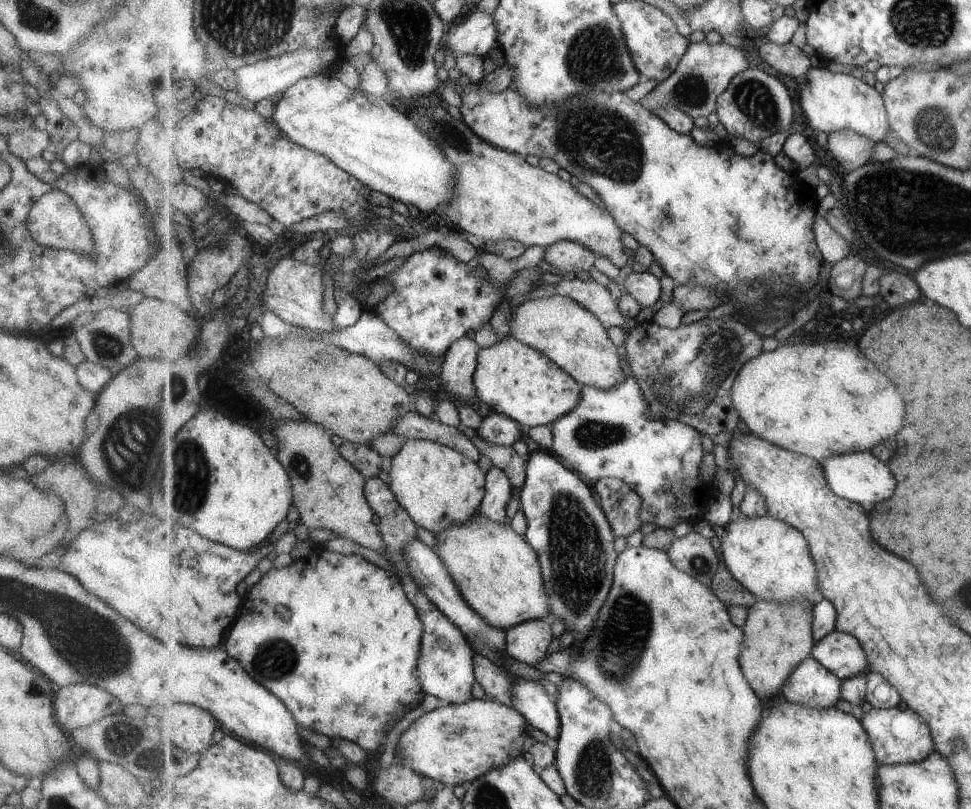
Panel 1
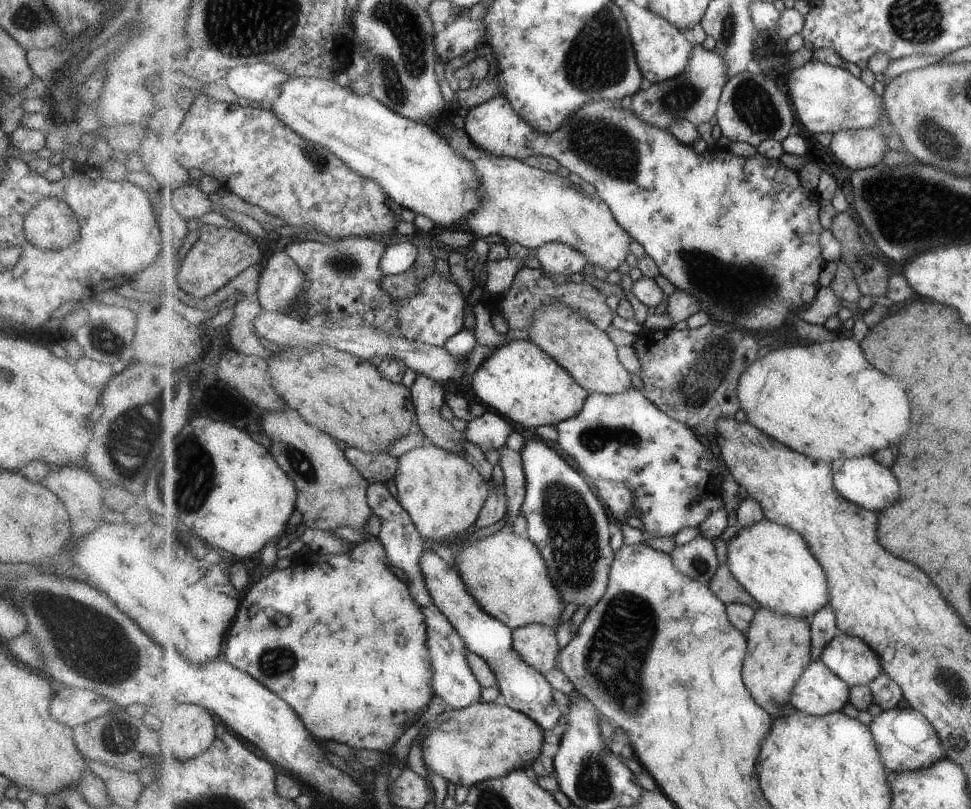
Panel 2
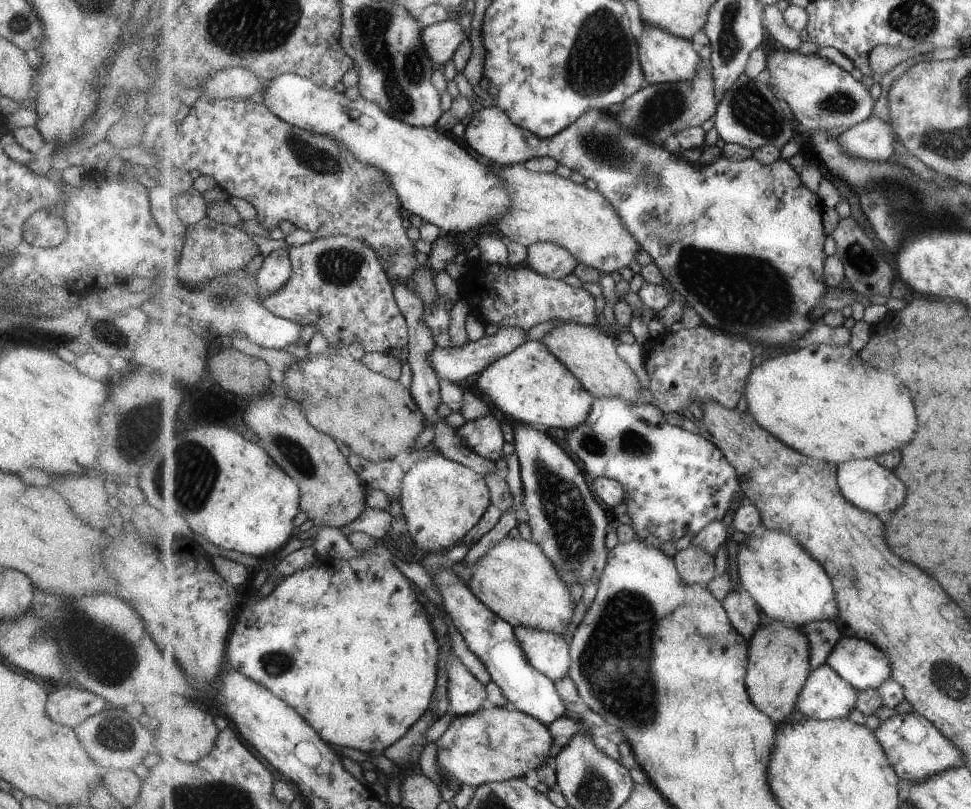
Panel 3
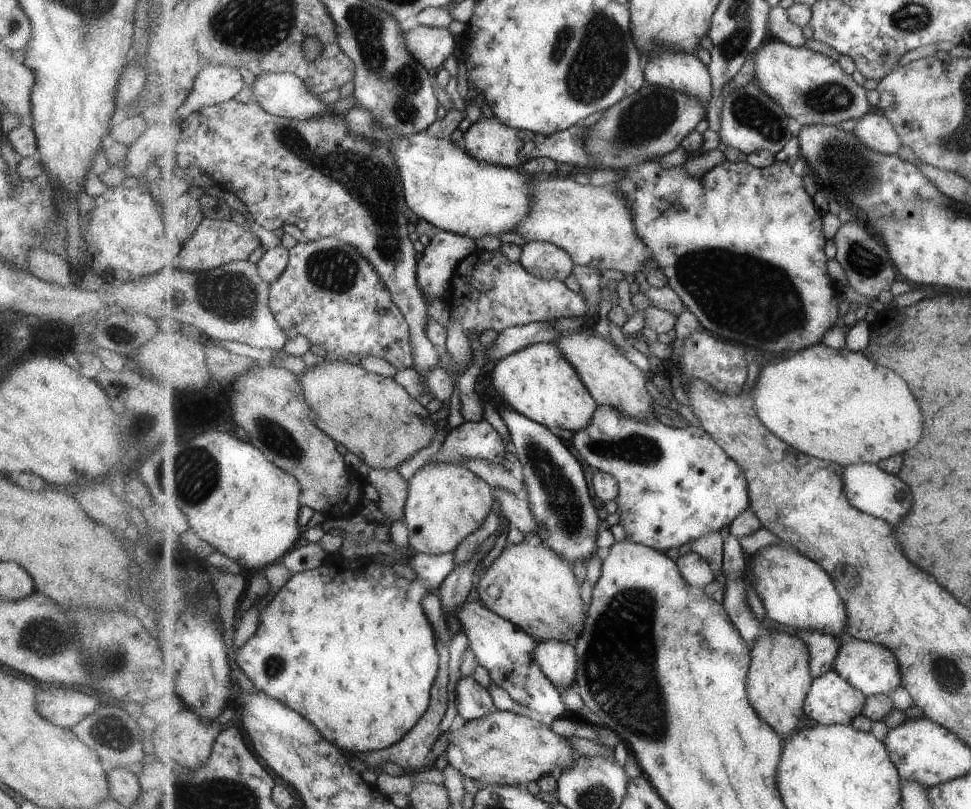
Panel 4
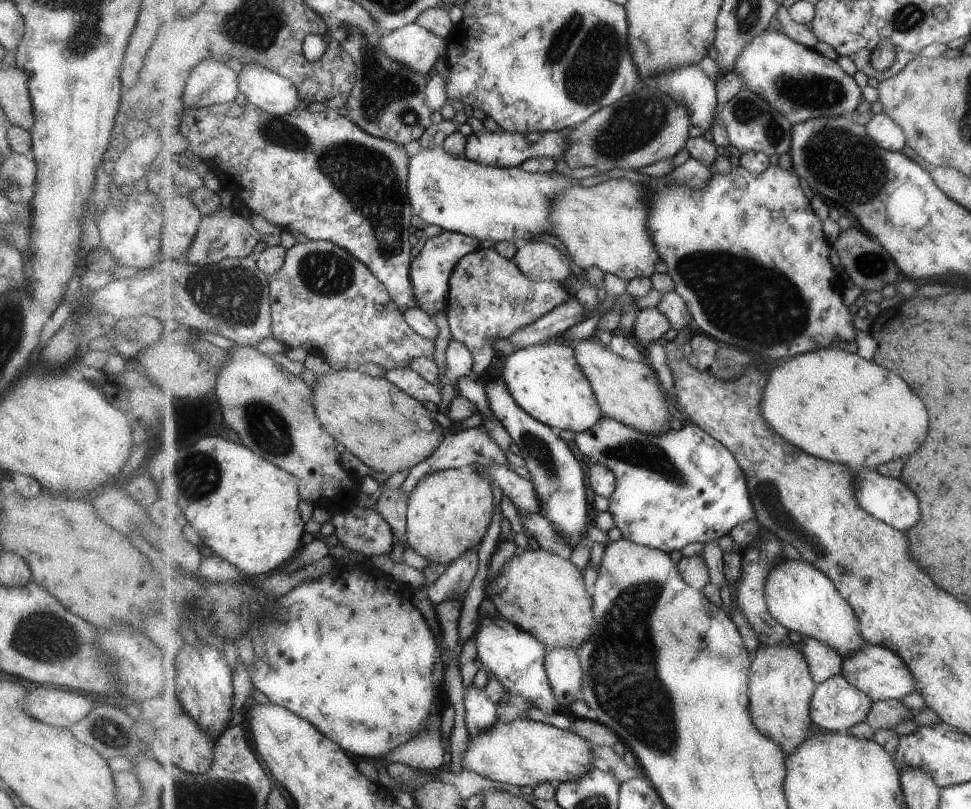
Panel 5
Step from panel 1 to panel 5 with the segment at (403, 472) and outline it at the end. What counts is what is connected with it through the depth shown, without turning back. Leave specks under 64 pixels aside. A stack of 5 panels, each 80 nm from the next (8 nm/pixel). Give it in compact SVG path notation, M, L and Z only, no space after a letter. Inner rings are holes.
M449 469L423 478L408 498L408 546L428 562L446 565L456 562L483 542L493 518L493 490L487 480L469 469Z

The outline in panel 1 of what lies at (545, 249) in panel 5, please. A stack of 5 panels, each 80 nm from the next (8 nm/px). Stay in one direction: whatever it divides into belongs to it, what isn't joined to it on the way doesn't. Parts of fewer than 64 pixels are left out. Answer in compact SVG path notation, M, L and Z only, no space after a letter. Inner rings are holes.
M565 240L547 247L545 261L563 272L580 273L591 270L597 254L585 248L581 242Z

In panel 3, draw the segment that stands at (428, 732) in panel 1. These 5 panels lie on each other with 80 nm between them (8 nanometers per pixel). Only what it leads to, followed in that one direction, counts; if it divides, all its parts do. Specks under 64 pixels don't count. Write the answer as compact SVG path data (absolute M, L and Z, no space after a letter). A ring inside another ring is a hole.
M487 705L483 706L479 712L467 717L454 717L447 730L435 744L439 771L442 774L451 774L460 784L469 784L476 788L484 784L502 783L523 777L534 779L537 771L544 767L551 758L553 734L549 732L546 724L523 711L514 710L510 706Z

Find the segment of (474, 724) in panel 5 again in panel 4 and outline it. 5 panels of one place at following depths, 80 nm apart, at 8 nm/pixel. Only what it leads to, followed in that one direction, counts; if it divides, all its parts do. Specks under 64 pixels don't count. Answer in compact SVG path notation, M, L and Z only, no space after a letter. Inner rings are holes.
M472 676L460 680L456 694L458 698L456 707L465 721L488 717L496 709L489 690L481 686Z

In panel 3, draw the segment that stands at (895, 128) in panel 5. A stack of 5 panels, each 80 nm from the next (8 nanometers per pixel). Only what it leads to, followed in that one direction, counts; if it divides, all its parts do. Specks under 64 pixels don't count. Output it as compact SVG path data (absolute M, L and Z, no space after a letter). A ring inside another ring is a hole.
M875 115L846 129L839 138L854 158L880 161L889 161L895 156L895 142L899 139L892 125Z

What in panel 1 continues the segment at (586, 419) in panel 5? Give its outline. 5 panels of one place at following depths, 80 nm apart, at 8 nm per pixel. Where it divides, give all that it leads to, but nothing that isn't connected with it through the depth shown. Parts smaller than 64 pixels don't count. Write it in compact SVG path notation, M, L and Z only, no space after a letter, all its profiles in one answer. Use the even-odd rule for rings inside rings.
M511 335L492 348L480 350L474 378L475 388L484 405L494 413L517 420L528 430L553 424L581 402L582 385L575 378L544 353Z

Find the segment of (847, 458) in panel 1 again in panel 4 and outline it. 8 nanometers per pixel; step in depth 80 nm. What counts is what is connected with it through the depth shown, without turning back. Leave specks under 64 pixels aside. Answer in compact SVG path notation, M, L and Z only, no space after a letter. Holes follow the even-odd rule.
M875 463L850 464L844 468L844 474L845 492L849 492L849 500L853 500L853 504L857 504L857 508L861 508L863 512L883 518L893 526L899 526L903 518L909 516L913 508L913 494L899 476L885 472L885 469Z

